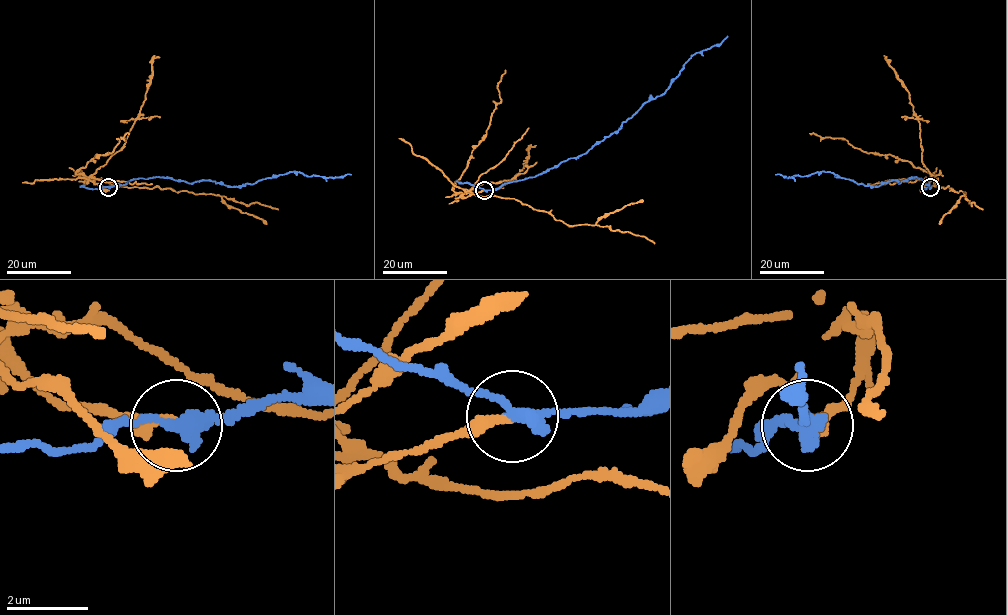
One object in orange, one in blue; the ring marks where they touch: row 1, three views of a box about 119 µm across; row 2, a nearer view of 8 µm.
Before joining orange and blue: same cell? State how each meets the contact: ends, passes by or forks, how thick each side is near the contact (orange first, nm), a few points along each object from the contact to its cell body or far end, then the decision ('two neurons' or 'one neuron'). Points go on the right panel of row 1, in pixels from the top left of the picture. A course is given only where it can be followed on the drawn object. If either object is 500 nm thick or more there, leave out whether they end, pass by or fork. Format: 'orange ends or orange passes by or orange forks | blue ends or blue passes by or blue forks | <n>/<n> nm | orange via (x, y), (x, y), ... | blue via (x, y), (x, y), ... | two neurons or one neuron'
orange ends | blue passes by | 320/320 nm | orange via (929, 187), (934, 179), (937, 188), (948, 186), (955, 192), (960, 191), (972, 205), (972, 202), (983, 210) | blue via (929, 187), (916, 177), (872, 187), (829, 171), (788, 178), (775, 175) | two neurons

